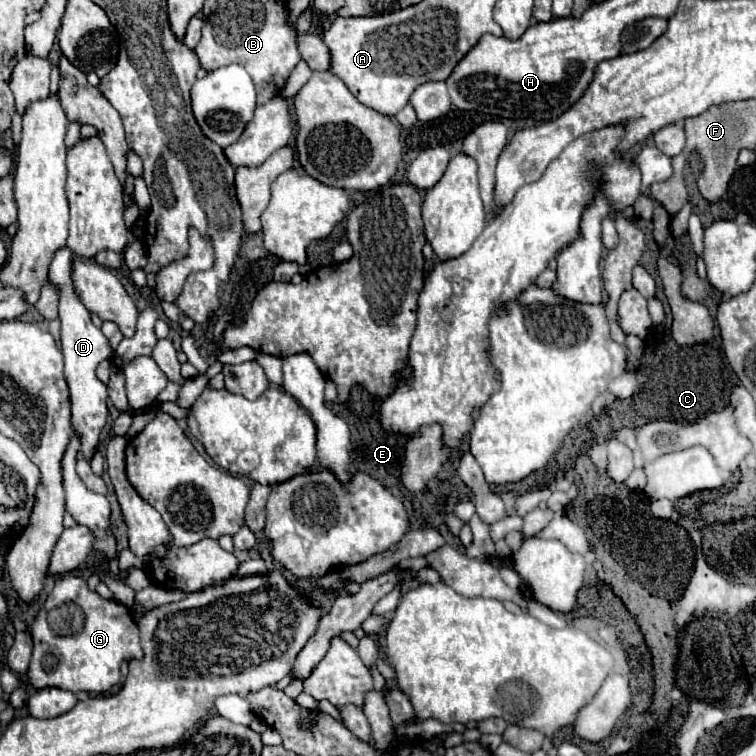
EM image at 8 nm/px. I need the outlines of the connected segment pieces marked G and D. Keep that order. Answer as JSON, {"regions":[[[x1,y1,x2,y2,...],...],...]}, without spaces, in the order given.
{"regions":[[[63,576,55,582,43,610,35,618,35,650,29,664,29,682,35,688,57,686,73,694,85,690,101,694,119,684,123,660,141,660,139,630,131,610,115,600,105,600,89,590,79,576]],[[63,246,59,248,49,264,49,284,59,294,59,320,61,320,61,342,63,342,63,362,65,362,65,380,69,386,69,398,71,398,71,412,73,412,73,428,81,436,81,454,85,458,93,456,93,450,99,442,101,428,107,422,107,386,97,380,95,368,99,362,113,356,113,348,109,340,103,336,99,328,91,322,91,312,83,306,71,278,75,254]]]}

